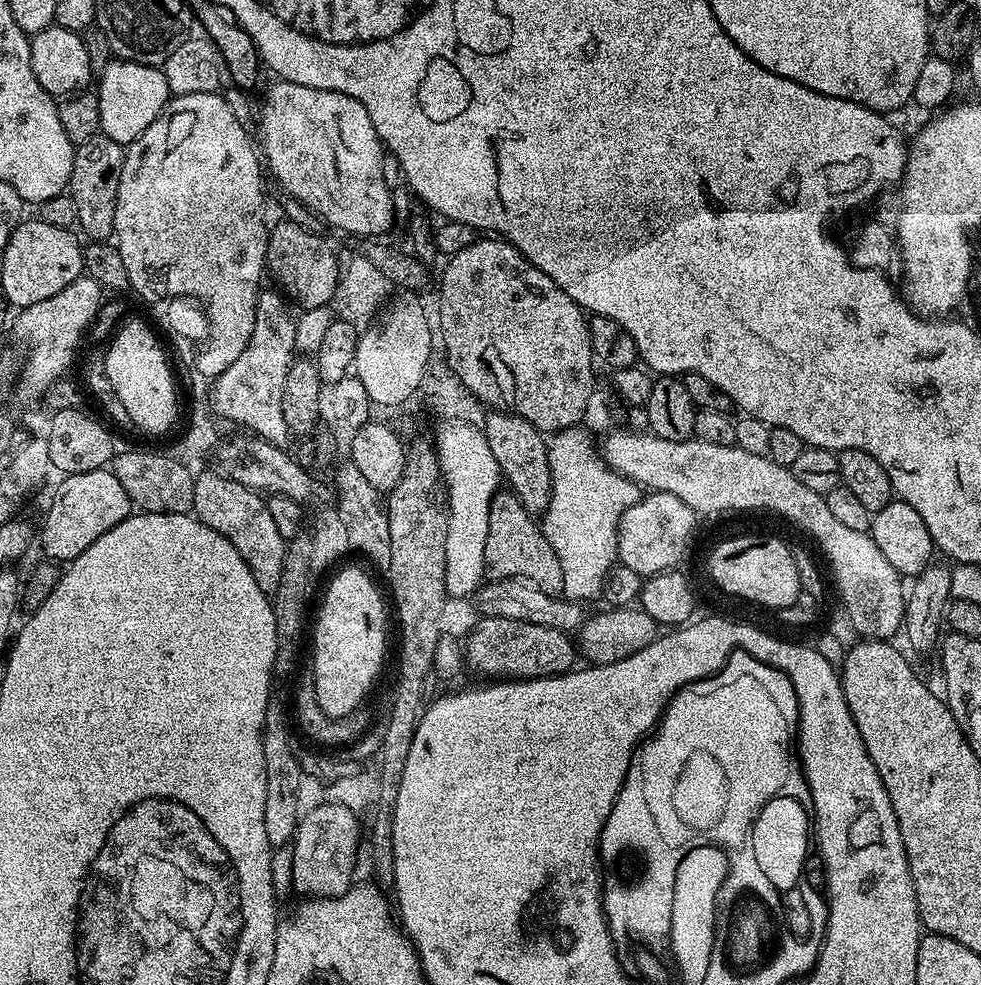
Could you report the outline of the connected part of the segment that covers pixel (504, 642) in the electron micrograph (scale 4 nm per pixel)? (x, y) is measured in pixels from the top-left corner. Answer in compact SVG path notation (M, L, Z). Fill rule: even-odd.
M485 616L477 619L469 655L472 664L480 668L482 677L506 680L537 680L543 676L561 676L577 667L578 648L573 637L550 626L534 626L514 618Z

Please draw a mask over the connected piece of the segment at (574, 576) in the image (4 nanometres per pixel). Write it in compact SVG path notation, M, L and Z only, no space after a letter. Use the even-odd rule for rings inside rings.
M584 426L555 433L548 444L548 462L552 497L542 514L542 531L562 566L563 595L589 602L604 591L608 571L618 560L616 533L620 519L630 506L640 503L642 488L608 467Z

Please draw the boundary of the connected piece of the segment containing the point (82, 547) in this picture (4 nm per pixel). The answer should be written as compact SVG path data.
M108 468L90 470L73 476L65 475L61 480L64 481L57 486L56 493L52 496L52 505L44 516L44 525L40 528L40 544L44 547L44 552L48 555L45 557L49 561L71 562L74 558L78 558L78 554L94 546L94 542L102 538L102 534L114 530L114 526L118 526L127 516L133 515L134 505L124 491L122 483Z

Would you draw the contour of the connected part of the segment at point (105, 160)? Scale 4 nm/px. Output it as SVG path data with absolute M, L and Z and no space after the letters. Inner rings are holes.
M97 134L94 138L75 145L75 150L74 166L66 192L77 207L76 222L79 231L84 231L89 241L104 242L113 235L114 206L126 148L109 136Z

